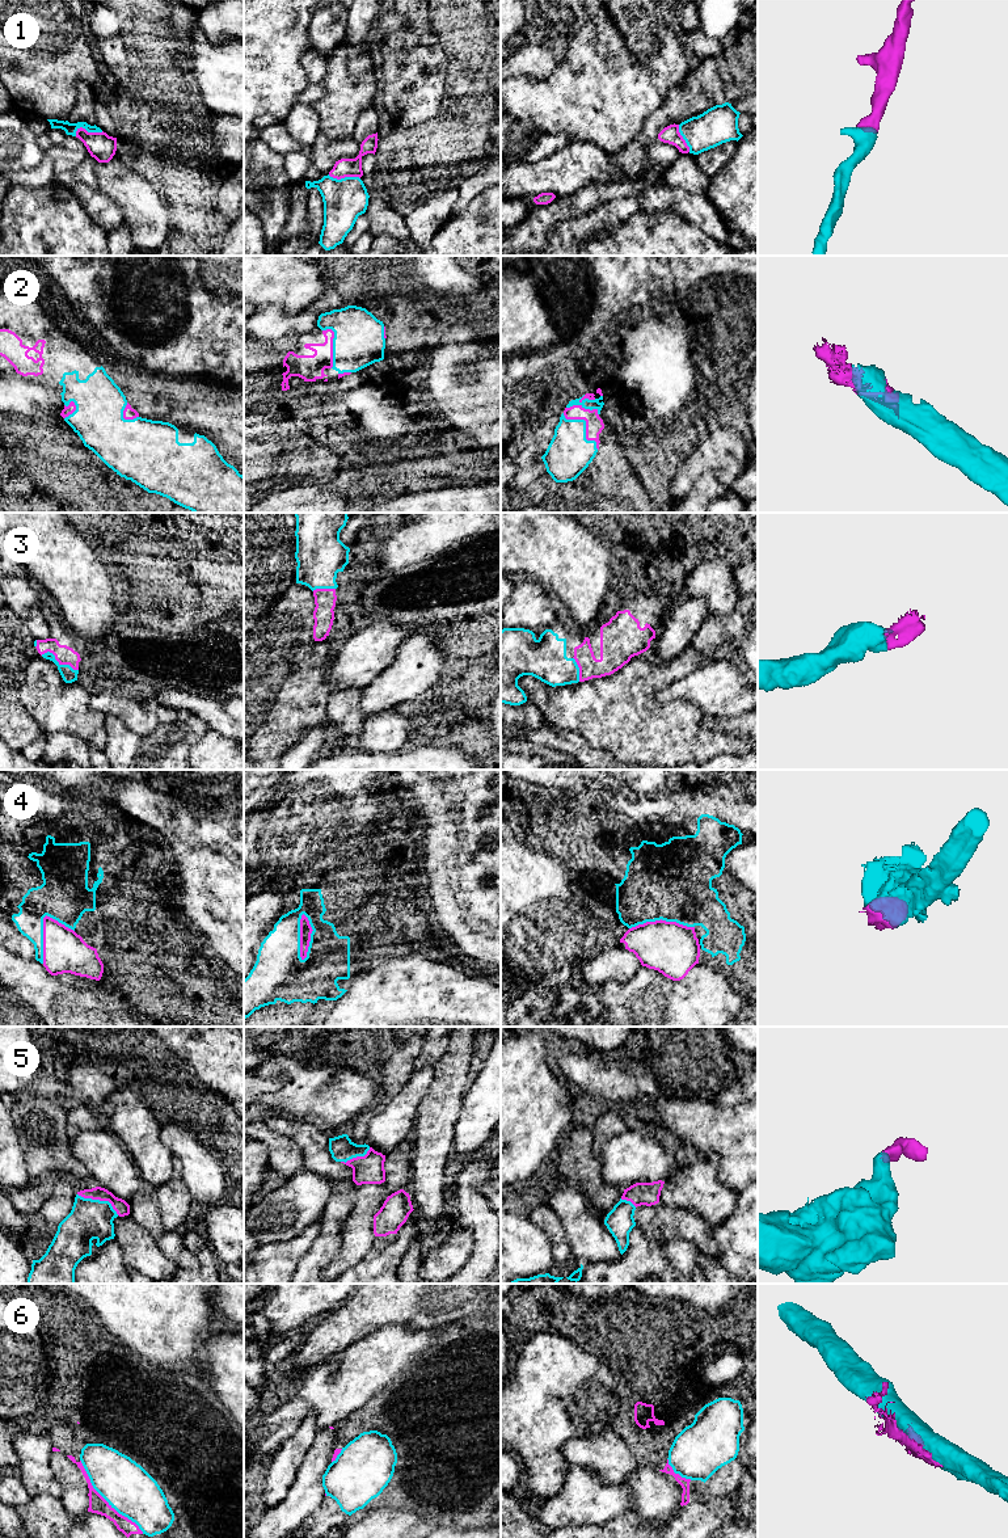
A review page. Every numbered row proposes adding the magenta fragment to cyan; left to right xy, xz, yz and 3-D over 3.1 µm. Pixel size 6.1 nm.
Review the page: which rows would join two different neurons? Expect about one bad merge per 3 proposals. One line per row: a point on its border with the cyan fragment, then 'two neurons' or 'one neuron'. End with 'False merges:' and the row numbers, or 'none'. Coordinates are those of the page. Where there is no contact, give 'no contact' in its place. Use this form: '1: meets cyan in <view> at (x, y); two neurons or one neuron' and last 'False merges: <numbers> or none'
1: meets cyan in xy at (87, 130); one neuron
2: meets cyan in yz at (583, 407); one neuron
3: meets cyan in xy at (58, 662); one neuron
4: meets cyan in xz at (299, 936); one neuron
5: meets cyan in xy at (98, 1200); one neuron
6: meets cyan in xy at (105, 1499); two neurons
False merges: 6

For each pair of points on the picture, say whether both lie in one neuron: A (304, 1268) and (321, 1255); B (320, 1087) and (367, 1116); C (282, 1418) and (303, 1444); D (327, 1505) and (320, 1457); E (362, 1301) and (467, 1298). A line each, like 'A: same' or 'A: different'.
A: same
B: different
C: different
D: different
E: same

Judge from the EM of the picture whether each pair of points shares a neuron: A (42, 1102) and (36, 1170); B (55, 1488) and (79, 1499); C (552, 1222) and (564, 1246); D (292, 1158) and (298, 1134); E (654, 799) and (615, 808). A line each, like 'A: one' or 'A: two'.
A: one
B: two
C: one
D: two
E: two

